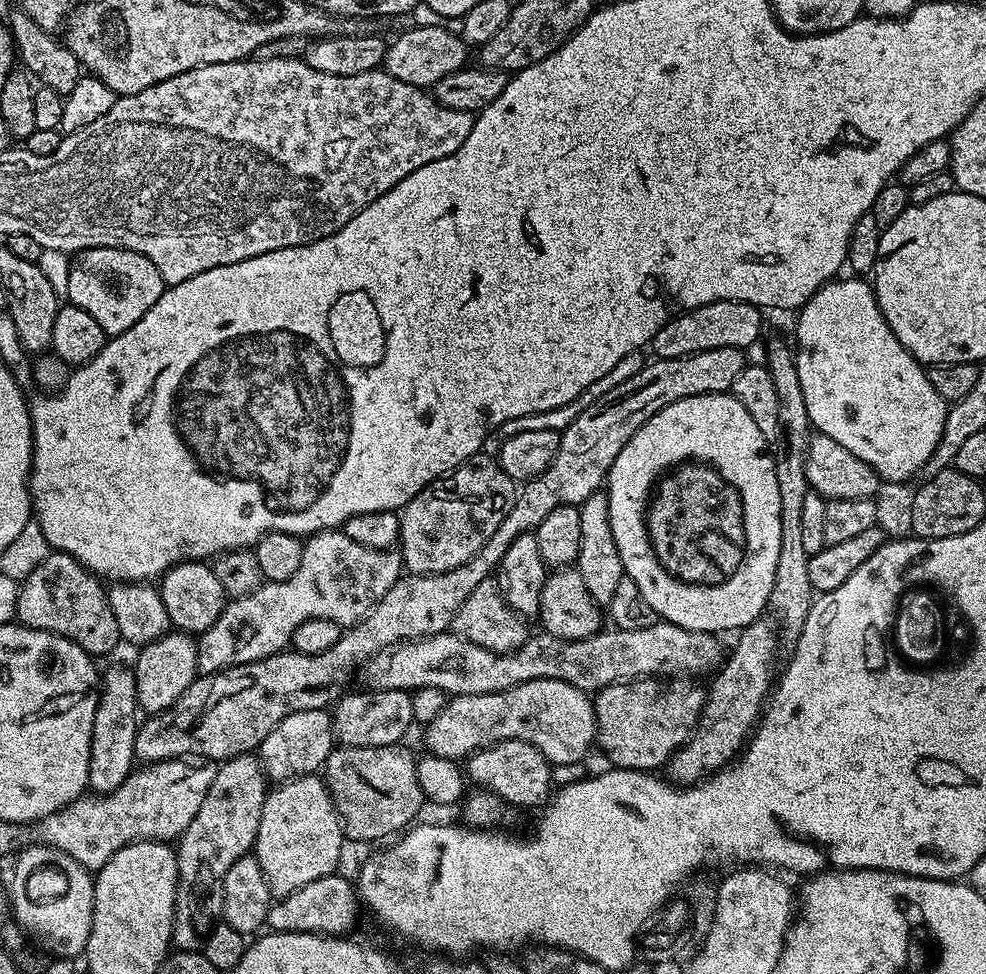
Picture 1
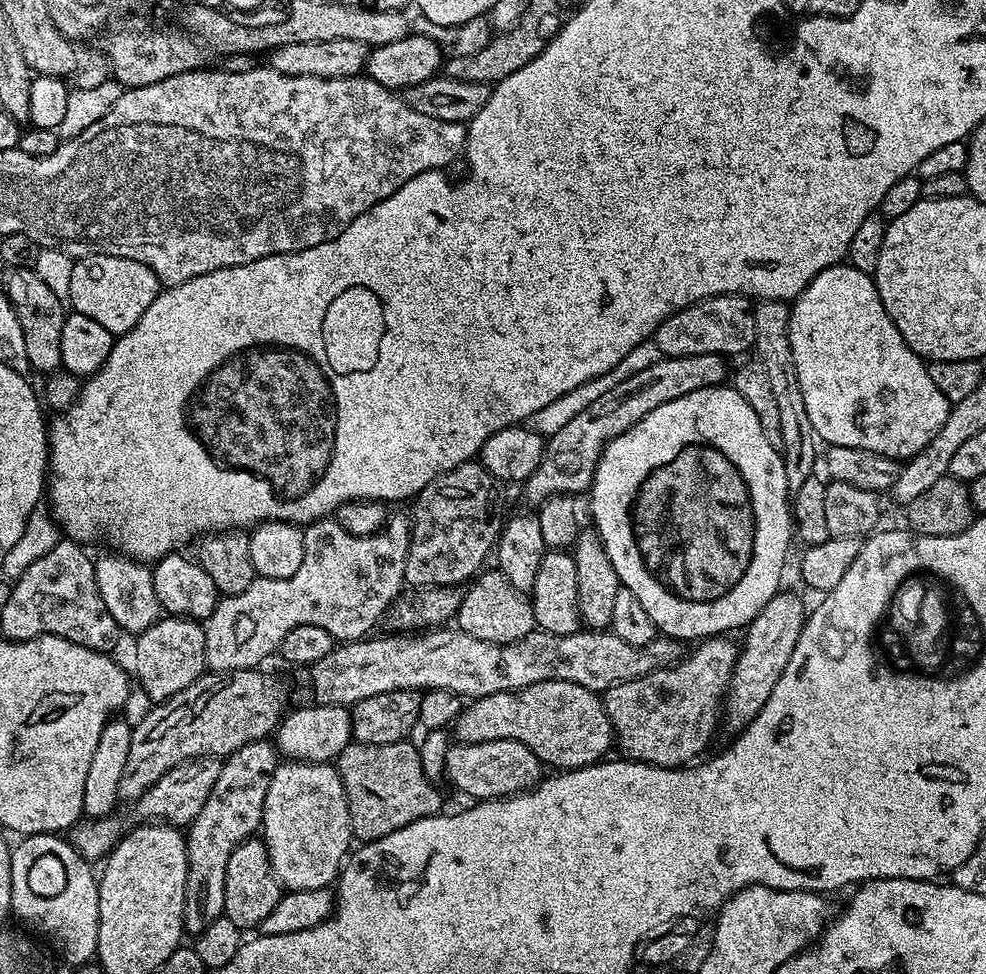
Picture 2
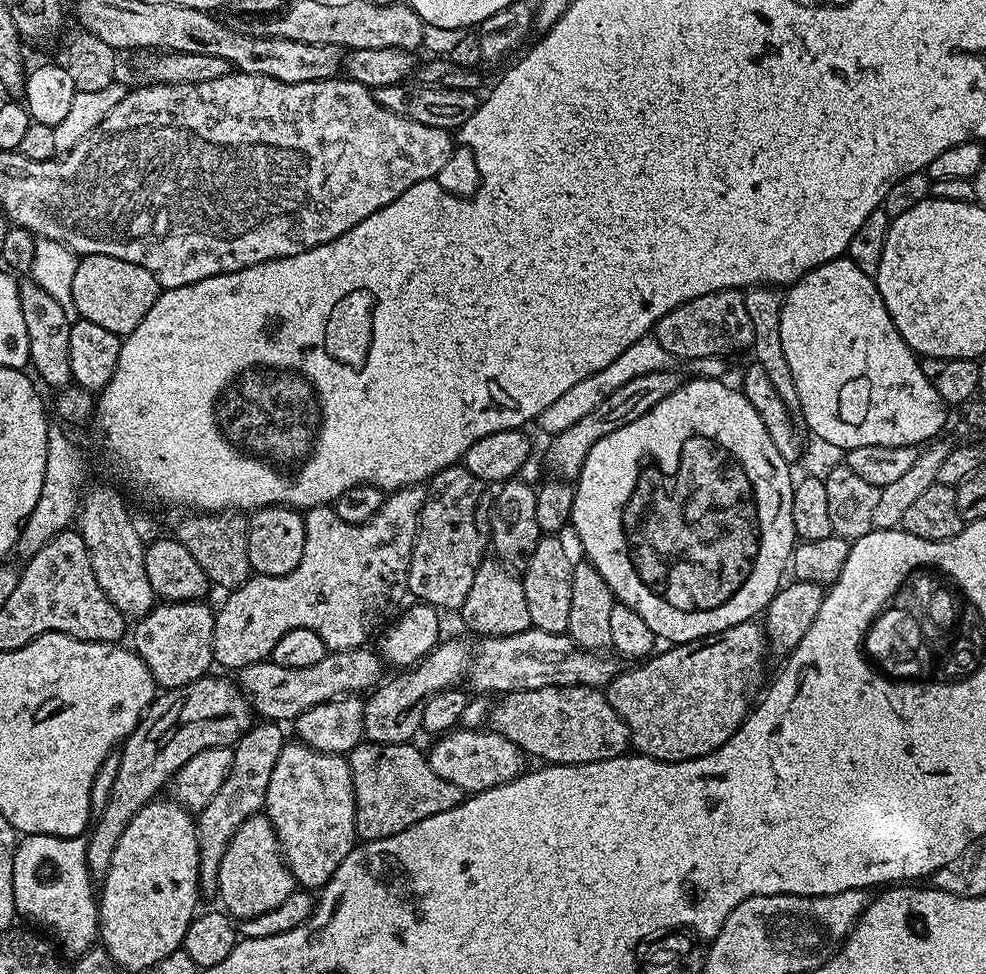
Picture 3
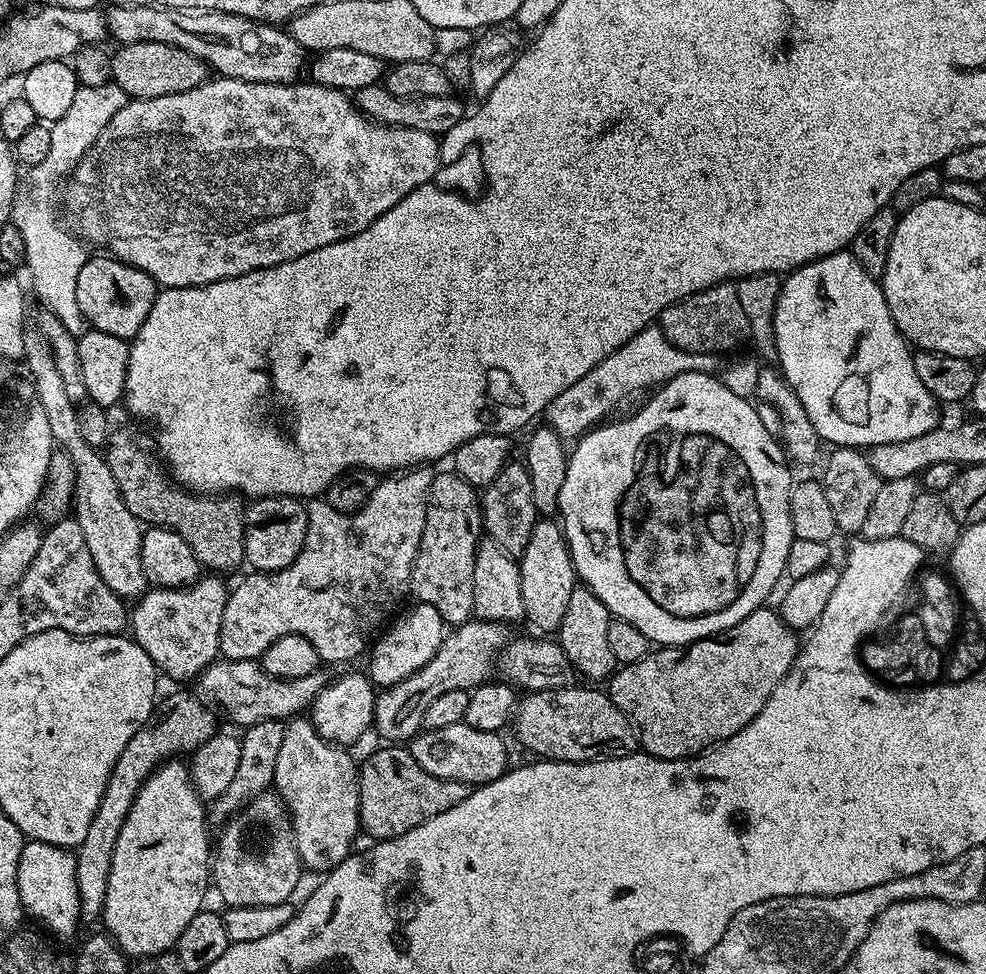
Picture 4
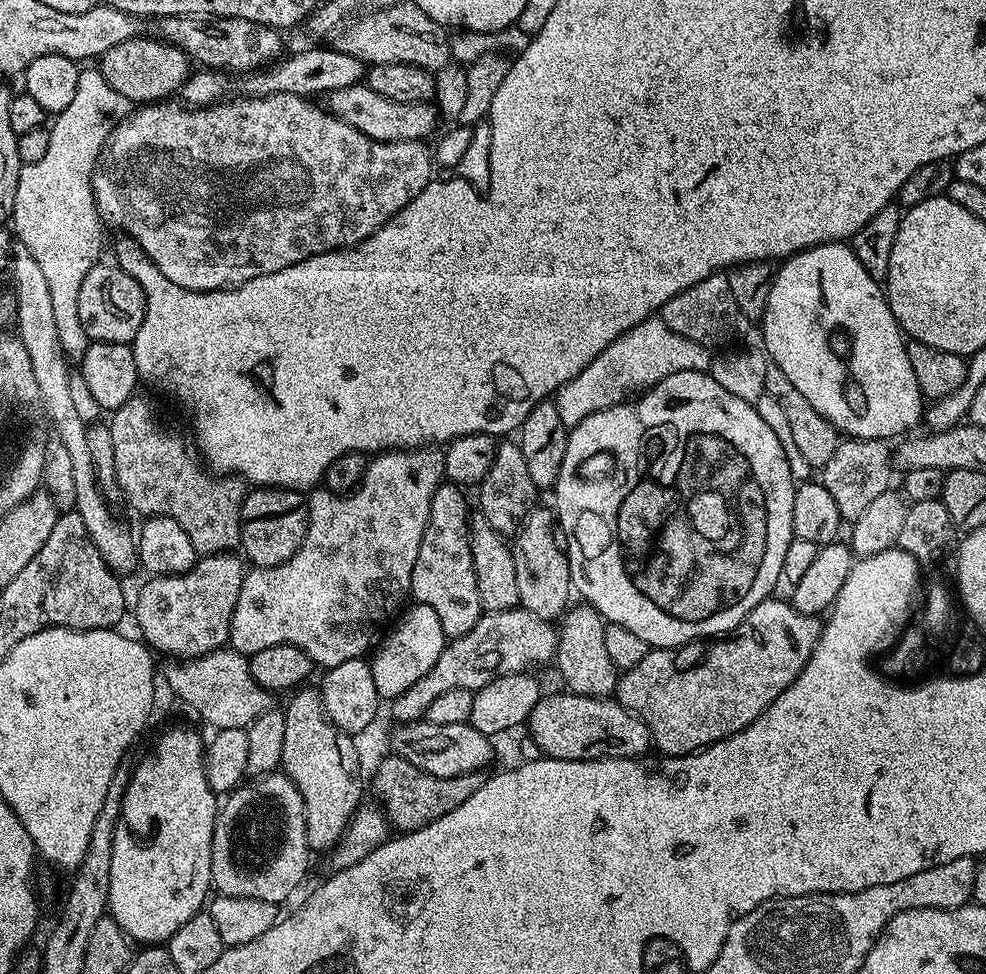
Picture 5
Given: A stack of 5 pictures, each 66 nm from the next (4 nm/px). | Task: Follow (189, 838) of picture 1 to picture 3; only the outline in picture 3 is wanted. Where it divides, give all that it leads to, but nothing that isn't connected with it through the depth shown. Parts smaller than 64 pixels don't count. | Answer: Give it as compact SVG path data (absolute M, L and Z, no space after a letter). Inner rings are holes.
M256 722L252 729L245 732L234 745L232 765L226 782L209 804L195 817L196 837L198 838L198 870L200 871L200 891L210 894L216 892L218 886L218 866L222 862L222 854L226 854L226 846L230 846L230 838L246 818L259 816L264 812L266 802L266 786L270 786L270 773L278 762L278 754L282 754L286 737L279 723Z

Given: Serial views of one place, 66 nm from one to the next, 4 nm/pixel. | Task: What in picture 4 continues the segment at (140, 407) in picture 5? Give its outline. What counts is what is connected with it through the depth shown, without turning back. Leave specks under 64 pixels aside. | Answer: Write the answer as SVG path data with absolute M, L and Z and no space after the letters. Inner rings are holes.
M113 431L108 437L106 459L110 474L114 474L114 482L118 482L122 502L126 502L126 510L130 510L141 525L163 526L182 534L186 546L194 550L194 558L198 558L201 569L209 573L225 574L234 571L239 564L243 565L244 508L239 504L241 501L216 494L189 492L165 475L161 461L153 453L152 456L138 445L131 444L124 432Z

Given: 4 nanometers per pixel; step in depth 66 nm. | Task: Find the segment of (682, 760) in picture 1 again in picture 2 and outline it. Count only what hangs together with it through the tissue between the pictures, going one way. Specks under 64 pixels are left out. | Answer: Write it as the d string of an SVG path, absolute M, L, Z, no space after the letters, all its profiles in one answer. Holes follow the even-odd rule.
M781 590L758 610L756 617L746 626L743 633L744 644L739 645L736 653L736 665L728 683L728 694L722 705L722 720L732 727L733 733L740 732L766 706L766 698L770 698L770 690L778 686L778 678L782 678L782 670L786 670L786 662L790 662L790 654L794 654L794 646L798 646L798 638L804 629L806 607L800 596Z

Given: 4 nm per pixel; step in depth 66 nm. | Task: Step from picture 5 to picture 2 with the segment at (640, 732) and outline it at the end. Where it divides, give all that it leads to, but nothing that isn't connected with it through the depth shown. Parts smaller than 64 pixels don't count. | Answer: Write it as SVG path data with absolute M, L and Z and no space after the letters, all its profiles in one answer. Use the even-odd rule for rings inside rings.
M561 680L534 682L534 686L519 688L516 692L499 692L475 697L461 707L460 716L454 725L455 732L455 739L462 744L517 740L539 758L541 765L548 767L549 764L552 770L571 770L584 768L587 764L601 763L611 753L608 751L613 751L614 748L612 723L604 709L603 699L597 693L586 690L586 686Z

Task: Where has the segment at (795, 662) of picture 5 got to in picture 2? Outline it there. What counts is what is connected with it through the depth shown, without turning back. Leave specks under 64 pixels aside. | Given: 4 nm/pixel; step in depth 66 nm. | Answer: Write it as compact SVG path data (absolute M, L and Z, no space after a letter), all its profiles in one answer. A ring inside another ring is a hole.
M723 635L705 638L693 647L696 649L689 656L687 653L672 667L616 684L603 693L615 747L621 748L627 759L653 764L655 768L678 768L705 755L716 723L721 723L724 697L736 665L738 644L728 639L732 638Z

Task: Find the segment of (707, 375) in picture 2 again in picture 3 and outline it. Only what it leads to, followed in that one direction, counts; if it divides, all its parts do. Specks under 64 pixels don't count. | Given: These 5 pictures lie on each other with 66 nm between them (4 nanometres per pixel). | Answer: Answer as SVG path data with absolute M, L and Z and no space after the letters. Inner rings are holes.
M672 370L655 372L654 374L644 374L642 378L634 378L634 382L626 382L626 386L620 386L598 406L598 410L590 410L586 418L579 422L574 422L570 430L559 432L556 436L551 437L548 444L548 468L553 477L569 482L575 481L580 475L582 466L586 462L586 454L590 454L590 446L598 442L606 434L614 434L622 426L642 418L642 414L649 412L662 398L666 398L675 388L679 388L682 383L681 377L676 377Z

